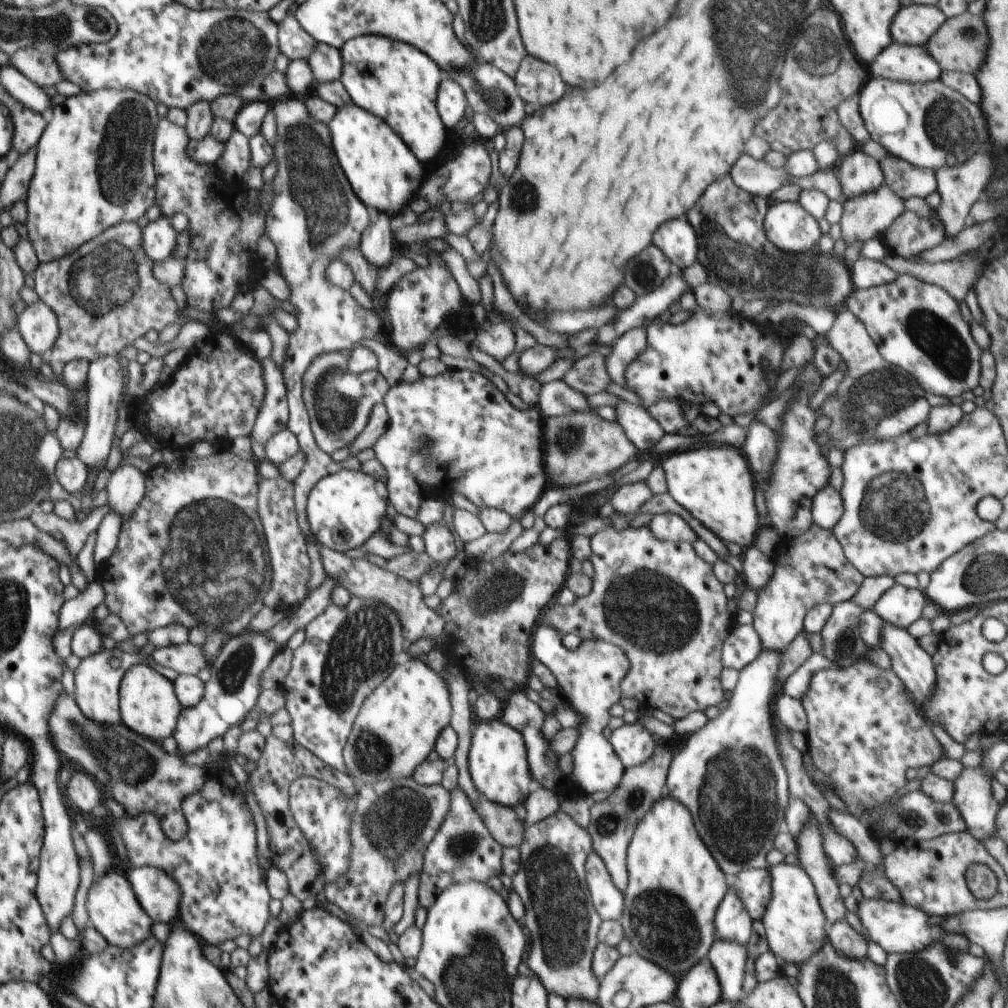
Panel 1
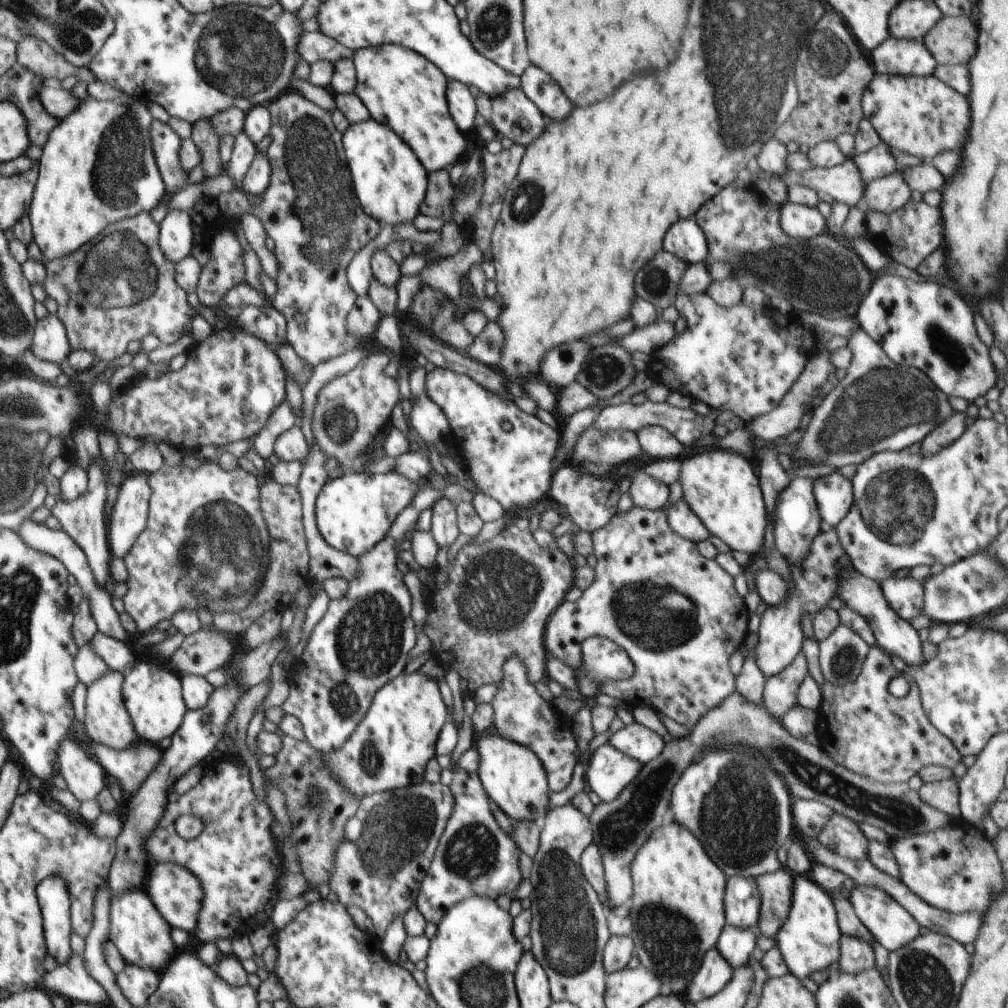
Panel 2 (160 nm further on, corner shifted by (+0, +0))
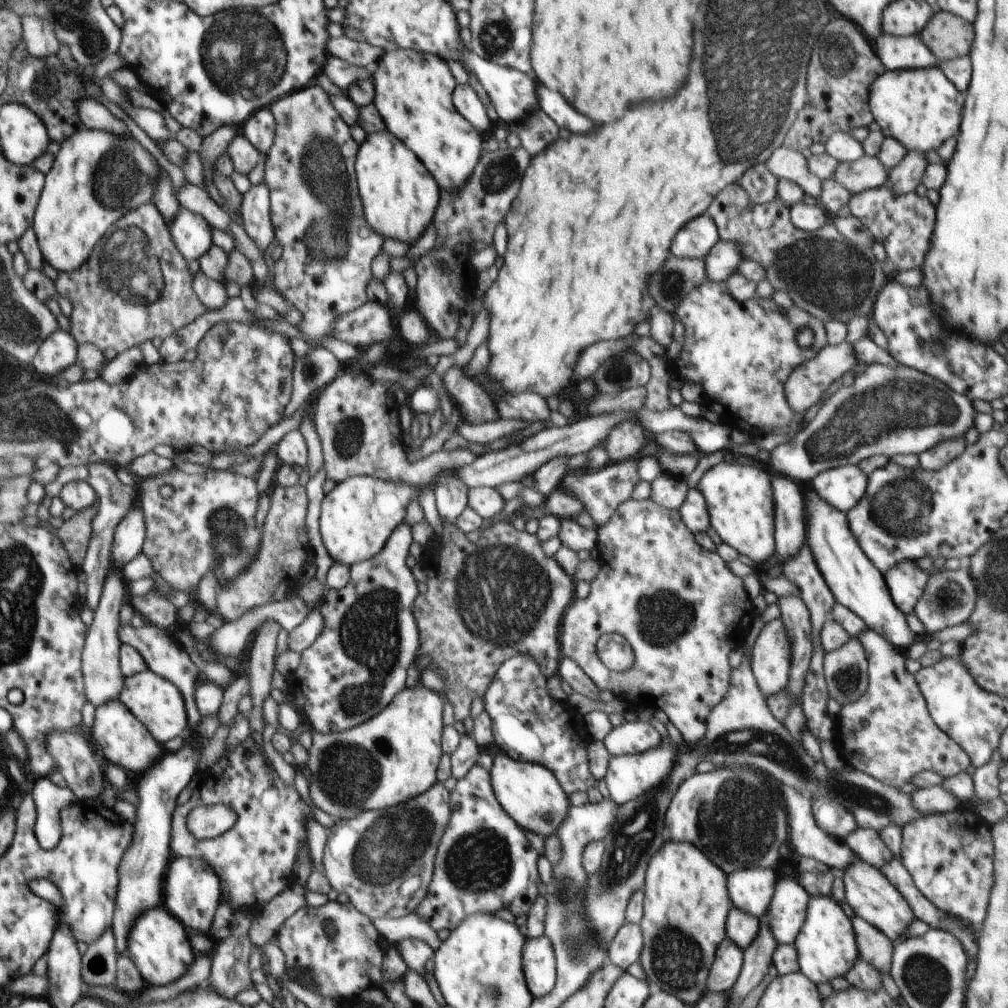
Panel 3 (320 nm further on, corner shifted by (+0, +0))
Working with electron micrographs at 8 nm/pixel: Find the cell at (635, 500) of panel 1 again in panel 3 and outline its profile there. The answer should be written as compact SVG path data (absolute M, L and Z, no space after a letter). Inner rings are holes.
M666 473L657 477L651 484L652 494L650 498L657 505L669 509L679 509L686 500L687 492L690 490L685 479L673 477Z

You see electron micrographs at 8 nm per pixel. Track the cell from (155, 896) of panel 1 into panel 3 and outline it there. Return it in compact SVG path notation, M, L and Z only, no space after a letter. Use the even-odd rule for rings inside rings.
M177 857L172 860L166 871L163 906L174 918L182 918L186 928L210 934L214 913L221 903L222 895L221 878L207 860L200 857Z

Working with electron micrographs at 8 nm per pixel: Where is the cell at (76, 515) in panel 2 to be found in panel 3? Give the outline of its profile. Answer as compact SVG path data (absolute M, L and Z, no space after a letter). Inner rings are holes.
M113 566L107 574L98 606L94 610L94 620L89 628L89 637L85 638L85 648L81 656L84 667L84 690L88 701L96 708L108 701L119 699L124 688L125 676L121 671L121 646L118 631L120 623L120 606L126 602L121 572Z

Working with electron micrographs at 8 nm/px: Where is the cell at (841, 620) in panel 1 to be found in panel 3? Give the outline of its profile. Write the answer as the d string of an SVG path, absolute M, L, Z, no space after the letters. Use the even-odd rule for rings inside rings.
M857 637L825 653L823 671L829 696L842 706L856 703L868 688L868 661Z

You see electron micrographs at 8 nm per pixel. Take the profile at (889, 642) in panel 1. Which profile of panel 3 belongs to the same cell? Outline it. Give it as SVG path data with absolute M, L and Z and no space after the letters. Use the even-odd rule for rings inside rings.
M812 489L803 496L805 504L805 542L810 547L816 566L824 577L828 588L835 596L835 602L854 611L867 627L887 638L895 647L907 648L920 637L916 636L906 623L906 615L894 604L884 575L863 553L858 539L851 533L847 513L830 506Z

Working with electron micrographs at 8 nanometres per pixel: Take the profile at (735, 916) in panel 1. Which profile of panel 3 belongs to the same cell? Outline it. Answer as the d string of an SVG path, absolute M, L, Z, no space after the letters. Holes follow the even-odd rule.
M750 867L727 875L732 906L760 918L772 900L778 874L768 867Z

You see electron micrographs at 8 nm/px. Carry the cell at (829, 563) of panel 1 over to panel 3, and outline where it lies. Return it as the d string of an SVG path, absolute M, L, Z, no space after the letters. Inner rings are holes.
M780 618L762 627L753 644L750 663L766 698L785 690L791 667L791 644Z

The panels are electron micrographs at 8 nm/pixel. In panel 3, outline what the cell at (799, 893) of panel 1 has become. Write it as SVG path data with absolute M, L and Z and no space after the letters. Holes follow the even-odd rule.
M832 896L811 897L807 906L806 920L795 938L799 970L812 982L831 982L842 978L859 959L855 930L851 921L842 910L841 903Z

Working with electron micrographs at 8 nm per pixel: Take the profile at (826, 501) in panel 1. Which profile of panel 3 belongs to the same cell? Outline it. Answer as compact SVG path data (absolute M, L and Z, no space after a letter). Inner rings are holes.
M844 465L821 472L811 482L819 497L834 509L847 513L866 492L868 477L858 465Z

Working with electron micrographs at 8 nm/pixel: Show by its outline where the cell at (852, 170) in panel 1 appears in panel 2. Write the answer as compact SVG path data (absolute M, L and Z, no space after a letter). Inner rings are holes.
M881 141L868 152L853 157L865 184L888 176L899 167L888 147L884 141Z

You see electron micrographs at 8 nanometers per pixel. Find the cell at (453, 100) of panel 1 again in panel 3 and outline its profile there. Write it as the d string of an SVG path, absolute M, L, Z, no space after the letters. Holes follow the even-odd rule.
M469 83L457 84L452 93L456 110L478 131L483 132L492 126L486 107Z

